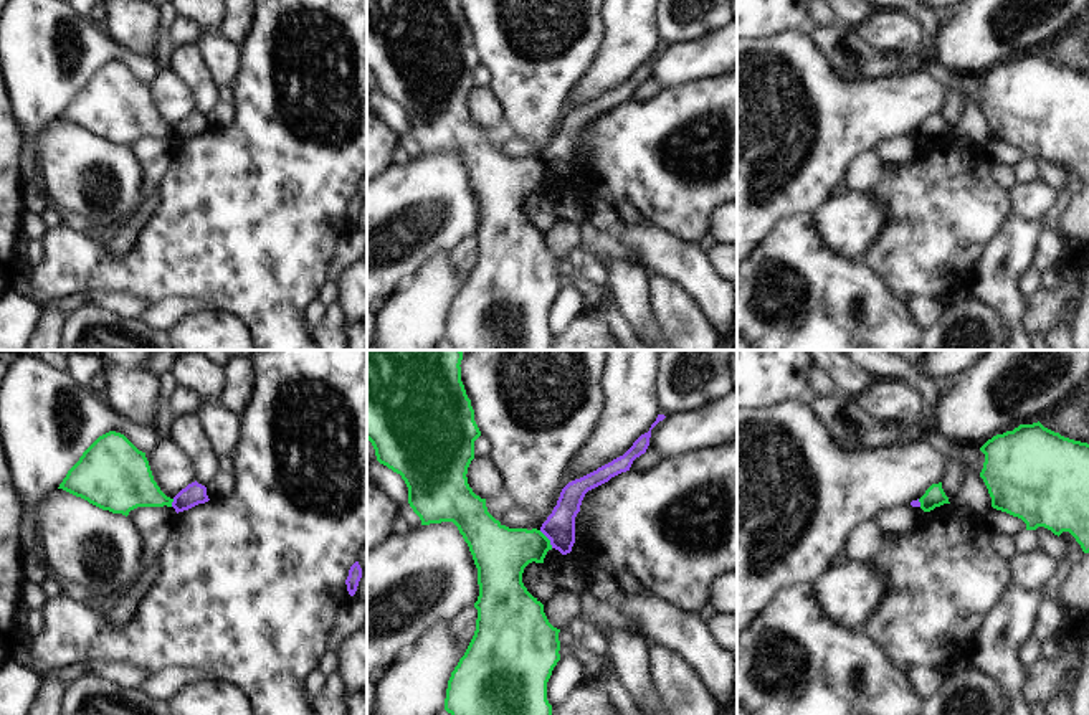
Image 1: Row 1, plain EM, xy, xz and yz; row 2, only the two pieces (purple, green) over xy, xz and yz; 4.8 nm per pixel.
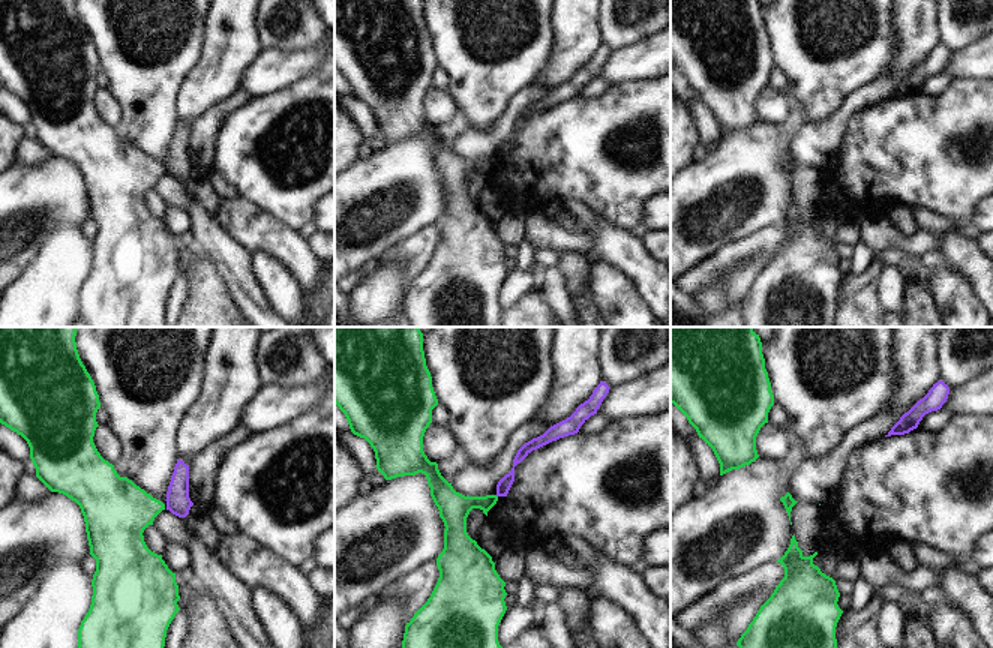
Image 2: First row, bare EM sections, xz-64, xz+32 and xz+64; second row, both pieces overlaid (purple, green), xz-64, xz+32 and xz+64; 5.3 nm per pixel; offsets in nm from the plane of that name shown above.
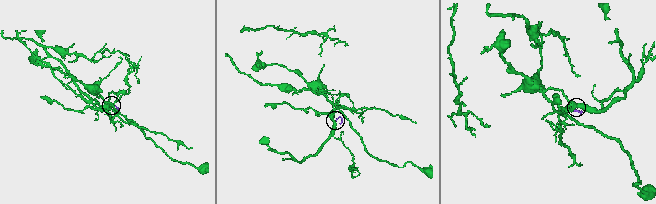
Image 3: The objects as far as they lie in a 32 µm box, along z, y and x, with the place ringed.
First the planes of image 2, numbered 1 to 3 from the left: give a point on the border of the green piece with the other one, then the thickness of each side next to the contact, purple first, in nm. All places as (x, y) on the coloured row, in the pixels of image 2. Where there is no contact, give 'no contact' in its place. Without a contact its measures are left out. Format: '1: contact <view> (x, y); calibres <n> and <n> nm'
1: no contact
2: no contact
3: no contact

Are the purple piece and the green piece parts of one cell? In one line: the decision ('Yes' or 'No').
No.

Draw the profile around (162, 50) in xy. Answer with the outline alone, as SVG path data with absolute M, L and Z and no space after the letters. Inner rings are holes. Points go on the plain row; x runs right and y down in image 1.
M170 0L160 3L160 30L159 30L159 41L155 46L155 63L159 69L170 69L170 38L169 38L169 28L172 18L177 17L177 13L172 8Z

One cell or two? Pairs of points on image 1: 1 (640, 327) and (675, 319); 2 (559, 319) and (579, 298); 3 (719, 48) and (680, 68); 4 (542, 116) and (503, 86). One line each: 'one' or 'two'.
1: two
2: one
3: one
4: one

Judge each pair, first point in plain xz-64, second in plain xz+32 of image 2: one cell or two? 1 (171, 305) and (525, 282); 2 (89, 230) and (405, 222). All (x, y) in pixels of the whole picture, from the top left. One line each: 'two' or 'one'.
1: one
2: two

